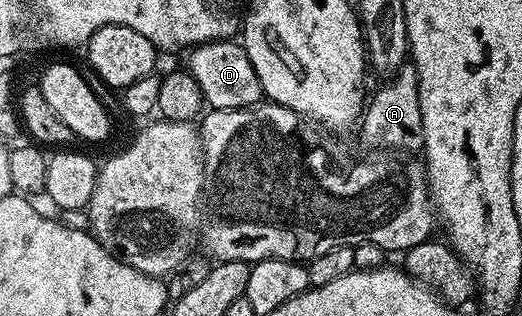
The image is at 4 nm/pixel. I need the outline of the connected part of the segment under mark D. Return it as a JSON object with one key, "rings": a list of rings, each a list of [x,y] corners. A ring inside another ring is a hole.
{"rings":[[[237,41],[206,42],[203,46],[193,47],[185,58],[184,69],[193,76],[196,84],[200,84],[200,92],[210,110],[239,110],[263,101],[256,68],[252,68],[252,60],[248,60],[245,48]]]}

